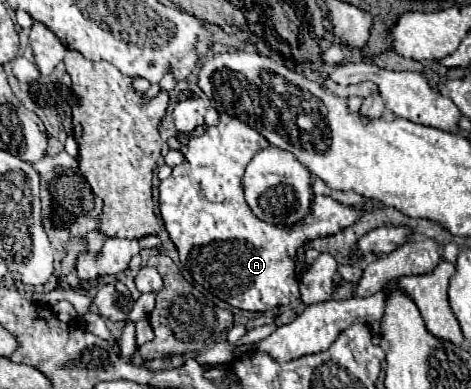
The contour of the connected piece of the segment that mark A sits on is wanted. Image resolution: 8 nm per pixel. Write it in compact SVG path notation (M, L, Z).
M222 114L218 126L208 128L202 136L192 138L188 142L188 146L184 148L184 162L180 166L174 166L172 174L166 180L162 180L158 188L160 214L170 234L170 240L174 242L180 254L180 264L192 274L194 280L198 266L198 272L202 274L204 282L208 282L208 290L214 296L218 296L234 308L250 312L266 312L276 306L288 306L296 302L300 298L300 292L294 276L294 252L306 242L342 232L344 228L356 224L360 218L356 210L336 202L330 196L316 196L314 208L310 208L306 218L296 222L294 226L274 226L256 218L244 200L242 174L250 158L266 146L268 142L256 130L250 130L250 126L238 122L238 118Z

